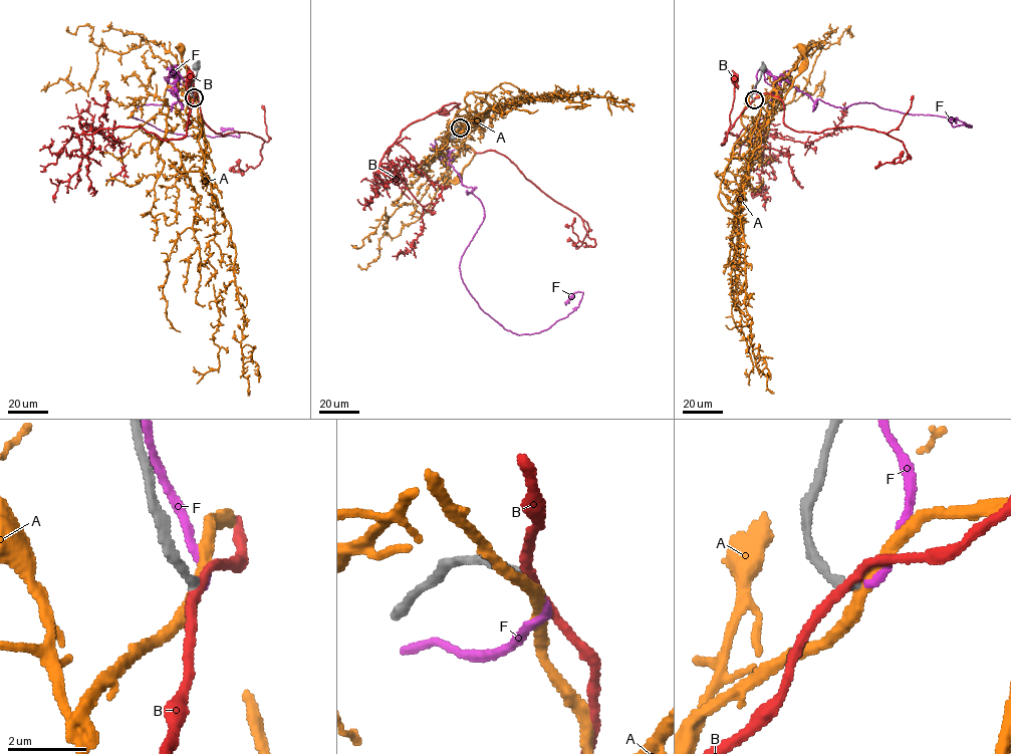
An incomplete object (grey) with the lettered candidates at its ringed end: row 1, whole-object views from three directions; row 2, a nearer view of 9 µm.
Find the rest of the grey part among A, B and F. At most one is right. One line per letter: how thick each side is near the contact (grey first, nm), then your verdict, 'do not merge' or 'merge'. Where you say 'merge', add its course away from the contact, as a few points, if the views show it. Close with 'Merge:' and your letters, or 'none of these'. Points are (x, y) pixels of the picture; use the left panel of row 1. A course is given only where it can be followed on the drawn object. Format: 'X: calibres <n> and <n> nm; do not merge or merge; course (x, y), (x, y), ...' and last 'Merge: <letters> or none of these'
A: calibres 190 and 280 nm; do not merge
B: calibres 220 and 240 nm; do not merge
F: calibres 180 and 190 nm; merge; course (194, 97), (175, 65), (182, 108), (141, 105), (131, 115), (178, 135), (239, 137), (221, 128)
Merge: F

